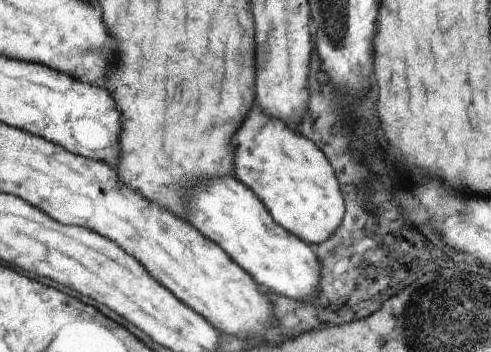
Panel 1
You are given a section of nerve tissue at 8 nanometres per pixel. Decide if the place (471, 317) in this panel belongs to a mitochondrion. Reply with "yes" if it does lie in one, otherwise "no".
yes

